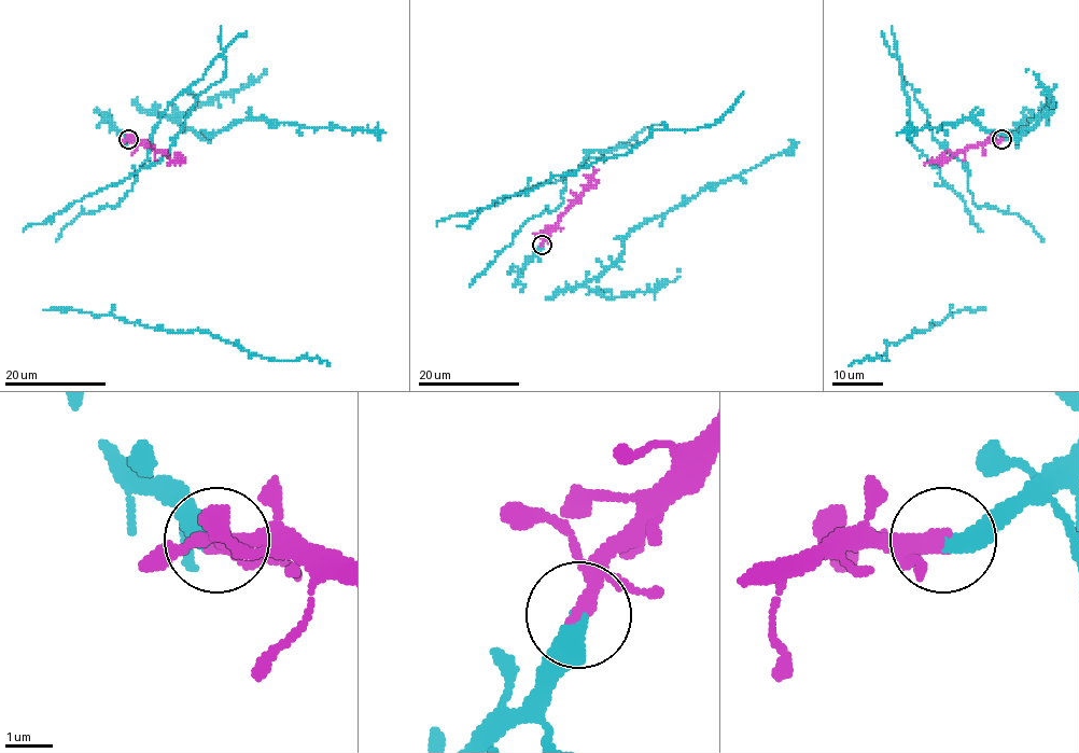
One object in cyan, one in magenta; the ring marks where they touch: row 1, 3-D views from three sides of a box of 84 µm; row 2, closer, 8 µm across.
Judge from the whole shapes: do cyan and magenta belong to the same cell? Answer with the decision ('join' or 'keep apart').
join

